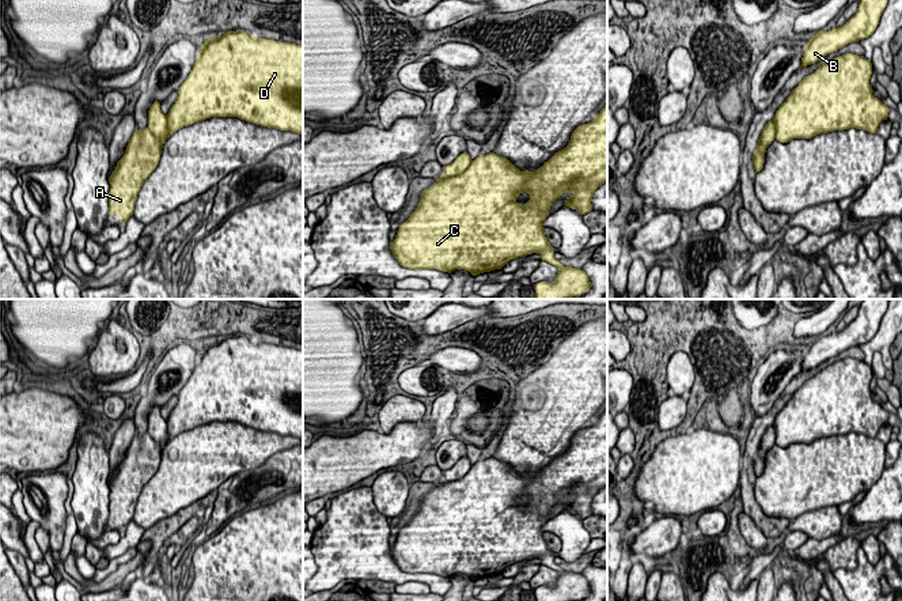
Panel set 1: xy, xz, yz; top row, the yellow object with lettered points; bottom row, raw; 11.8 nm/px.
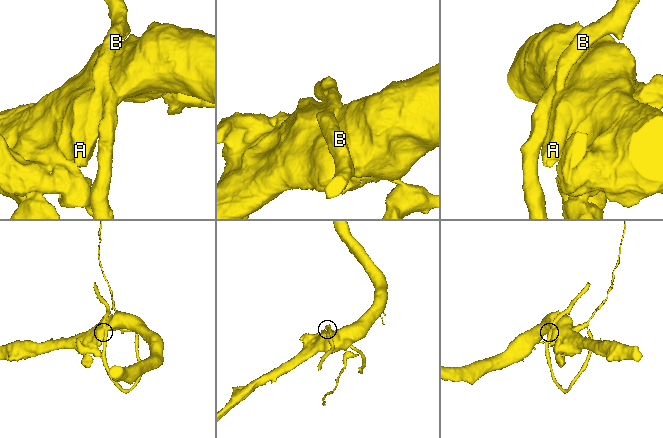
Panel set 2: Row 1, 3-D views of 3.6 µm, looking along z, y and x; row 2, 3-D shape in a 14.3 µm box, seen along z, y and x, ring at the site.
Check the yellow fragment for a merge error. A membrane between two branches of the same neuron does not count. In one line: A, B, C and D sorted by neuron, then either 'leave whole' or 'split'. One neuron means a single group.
A C D / B; split

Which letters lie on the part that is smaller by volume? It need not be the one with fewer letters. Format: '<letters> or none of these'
B

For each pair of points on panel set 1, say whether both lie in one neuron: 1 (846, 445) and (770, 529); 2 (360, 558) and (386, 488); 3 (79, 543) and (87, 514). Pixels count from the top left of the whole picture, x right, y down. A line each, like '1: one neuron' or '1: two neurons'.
1: two neurons
2: two neurons
3: two neurons

